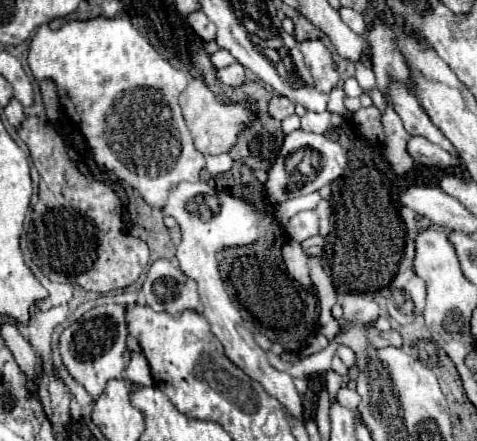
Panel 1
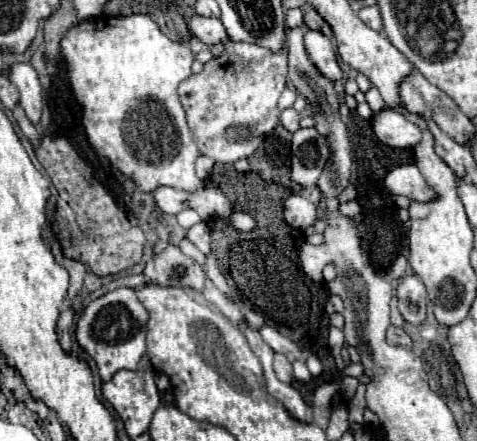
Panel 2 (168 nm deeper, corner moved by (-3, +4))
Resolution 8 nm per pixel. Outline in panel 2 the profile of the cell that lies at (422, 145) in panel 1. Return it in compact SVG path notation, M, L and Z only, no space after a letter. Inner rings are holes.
M382 110L372 116L372 128L380 142L390 148L414 148L422 140L422 130L410 122L404 114L394 110Z

